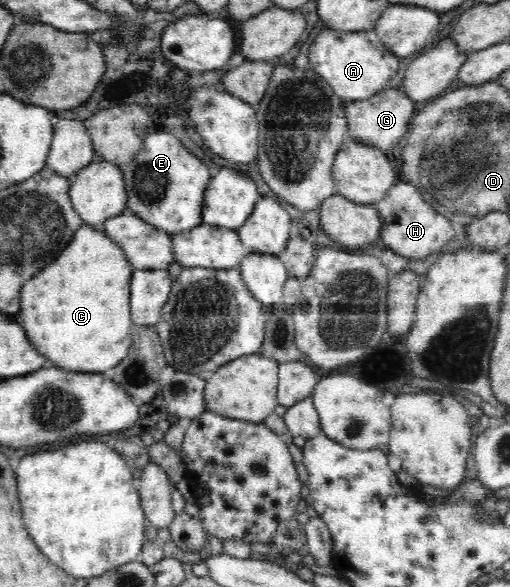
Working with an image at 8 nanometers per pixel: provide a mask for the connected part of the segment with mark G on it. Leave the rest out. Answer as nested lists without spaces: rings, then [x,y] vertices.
[[[387,88],[363,100],[349,101],[345,105],[348,138],[357,139],[393,156],[398,150],[399,138],[410,129],[415,114],[415,101],[402,88]]]

